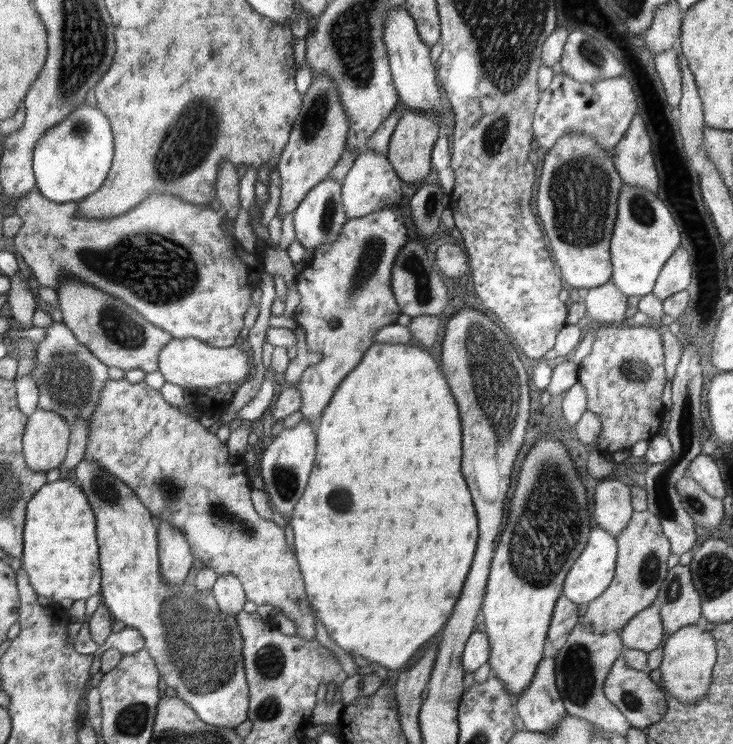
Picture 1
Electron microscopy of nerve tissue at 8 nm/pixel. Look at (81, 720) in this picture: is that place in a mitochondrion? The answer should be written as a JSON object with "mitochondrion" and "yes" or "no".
{"mitochondrion":"no"}

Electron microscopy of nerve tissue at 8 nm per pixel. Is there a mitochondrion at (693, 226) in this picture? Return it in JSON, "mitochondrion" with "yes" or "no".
{"mitochondrion":"no"}

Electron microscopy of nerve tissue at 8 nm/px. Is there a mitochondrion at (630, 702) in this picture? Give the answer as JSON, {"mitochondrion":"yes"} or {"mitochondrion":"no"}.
{"mitochondrion":"yes"}

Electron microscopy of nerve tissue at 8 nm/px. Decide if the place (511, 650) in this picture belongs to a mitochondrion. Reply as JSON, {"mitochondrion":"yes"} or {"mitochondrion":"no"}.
{"mitochondrion":"no"}

